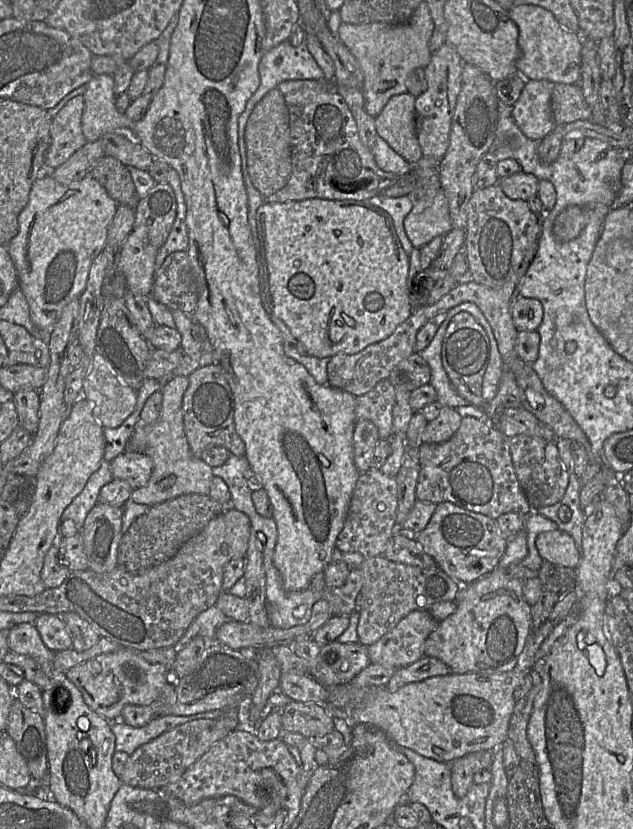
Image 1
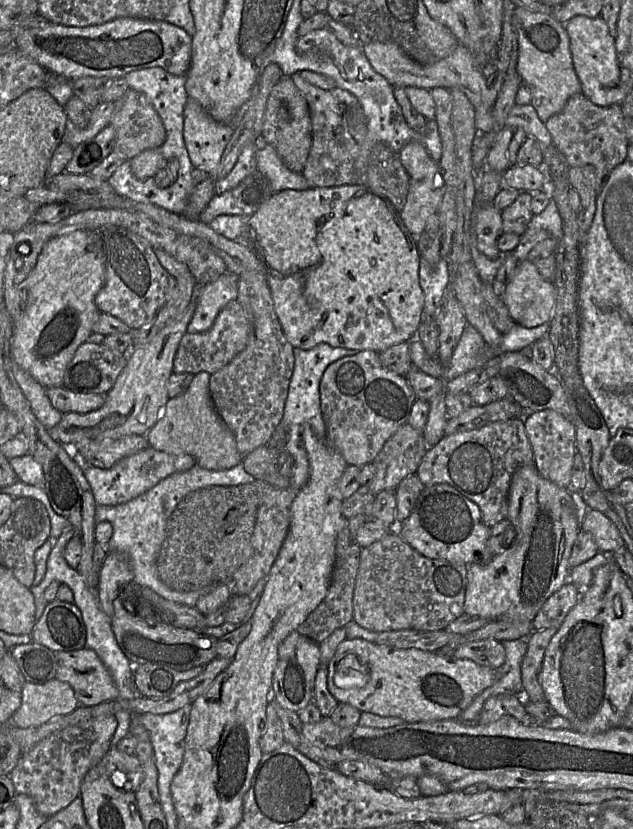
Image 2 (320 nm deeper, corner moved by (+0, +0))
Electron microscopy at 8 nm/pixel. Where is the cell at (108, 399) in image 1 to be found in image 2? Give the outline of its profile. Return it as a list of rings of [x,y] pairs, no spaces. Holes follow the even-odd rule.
[[[76,230],[50,239],[42,248],[36,264],[24,282],[25,298],[22,301],[22,311],[13,323],[13,335],[10,342],[10,356],[22,369],[27,371],[36,381],[45,388],[62,387],[64,372],[73,358],[77,348],[93,333],[92,328],[101,313],[95,305],[95,297],[105,281],[105,262],[101,241],[97,230]]]

